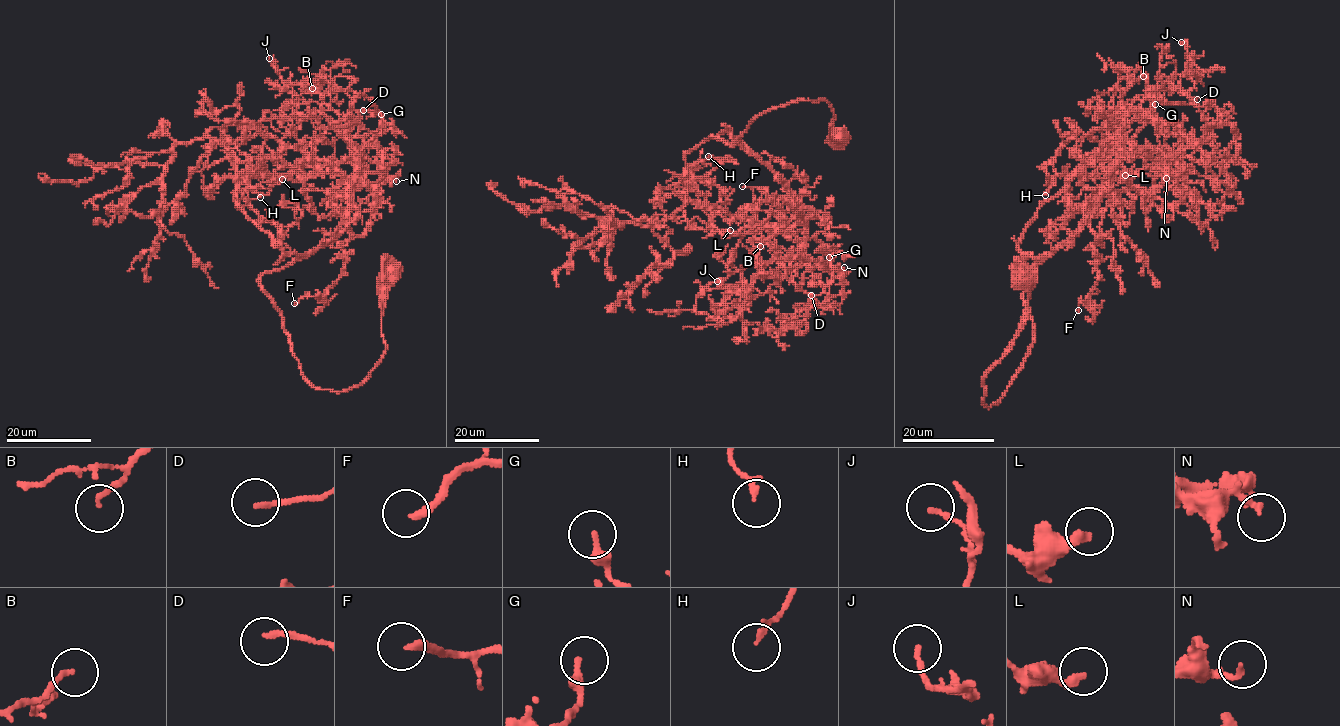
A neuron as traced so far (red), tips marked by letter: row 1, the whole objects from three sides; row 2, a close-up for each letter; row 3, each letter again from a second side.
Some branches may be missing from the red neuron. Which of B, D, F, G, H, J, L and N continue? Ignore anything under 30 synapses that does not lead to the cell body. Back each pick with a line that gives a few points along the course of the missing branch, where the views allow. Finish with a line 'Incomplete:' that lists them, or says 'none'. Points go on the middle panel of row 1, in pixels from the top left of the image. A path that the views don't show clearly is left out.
F: Course of what is missing: (742, 186), (706, 185), (702, 178), (697, 190), (695, 188)
Incomplete: F

